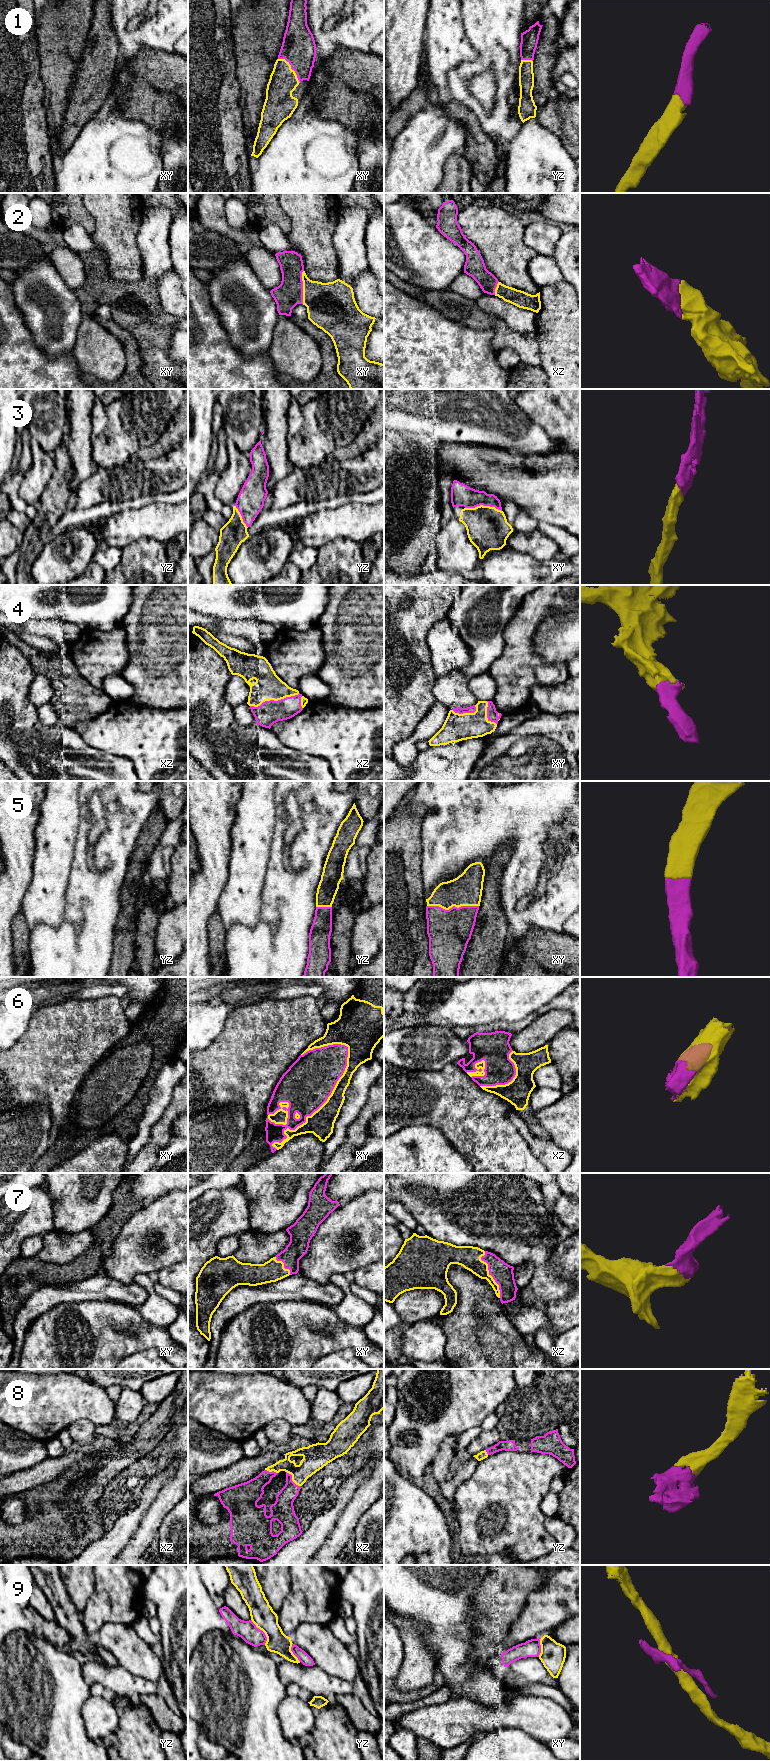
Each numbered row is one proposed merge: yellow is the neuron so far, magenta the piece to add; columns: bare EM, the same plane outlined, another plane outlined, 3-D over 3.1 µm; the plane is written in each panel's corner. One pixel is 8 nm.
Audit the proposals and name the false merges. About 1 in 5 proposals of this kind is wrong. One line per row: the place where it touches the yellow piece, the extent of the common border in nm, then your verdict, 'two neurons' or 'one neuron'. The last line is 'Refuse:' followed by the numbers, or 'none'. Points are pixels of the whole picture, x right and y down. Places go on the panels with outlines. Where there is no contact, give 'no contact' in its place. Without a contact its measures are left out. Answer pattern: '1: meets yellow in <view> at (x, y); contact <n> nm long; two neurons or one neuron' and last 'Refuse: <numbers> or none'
1: meets yellow in xy at (290, 68); contact 260 nm long; one neuron
2: meets yellow in xy at (303, 287); contact 280 nm long; one neuron
3: meets yellow in xy at (482, 505); contact 300 nm long; one neuron
4: meets yellow in xz at (274, 700); contact 420 nm long; one neuron
5: meets yellow in xy at (453, 905); contact 420 nm long; one neuron
6: meets yellow in xy at (320, 1107); contact 1000 nm long; one neuron
7: meets yellow in xz at (488, 1274); contact 400 nm long; one neuron
8: meets yellow in xz at (292, 1479); contact 170 nm long; one neuron
9: meets yellow in yz at (262, 1630); contact 240 nm long; two neurons
Refuse: 9

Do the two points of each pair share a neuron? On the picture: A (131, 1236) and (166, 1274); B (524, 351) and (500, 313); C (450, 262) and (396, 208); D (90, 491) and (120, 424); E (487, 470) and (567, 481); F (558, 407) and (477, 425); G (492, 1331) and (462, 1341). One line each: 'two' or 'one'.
A: two
B: two
C: one
D: two
E: one
F: two
G: one

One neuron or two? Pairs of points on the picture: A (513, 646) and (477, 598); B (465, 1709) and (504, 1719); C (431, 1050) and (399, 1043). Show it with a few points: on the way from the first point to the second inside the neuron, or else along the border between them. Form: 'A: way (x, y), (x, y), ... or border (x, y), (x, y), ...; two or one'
A: border (515, 613), (504, 630), (504, 648), (499, 656); two
B: way (475, 1717), (494, 1718); one
C: way (423, 1048), (407, 1048); one

